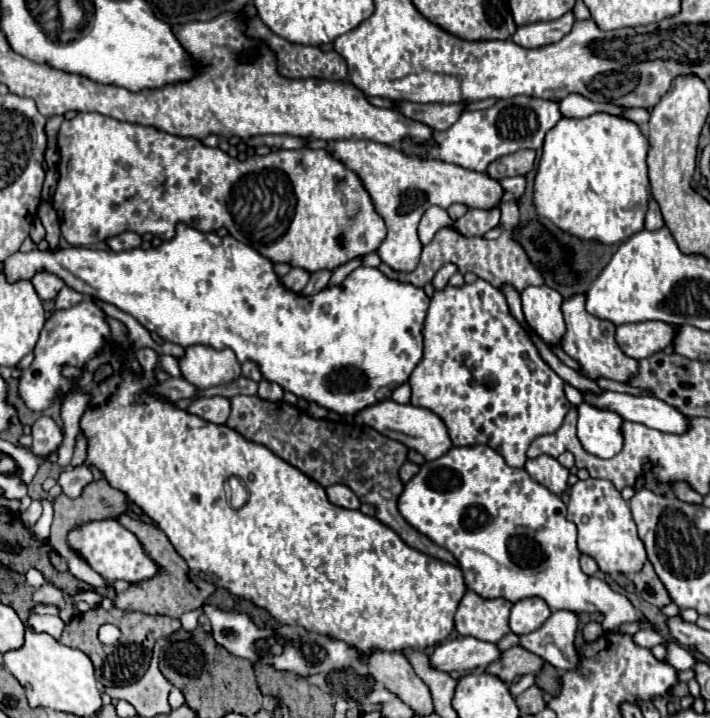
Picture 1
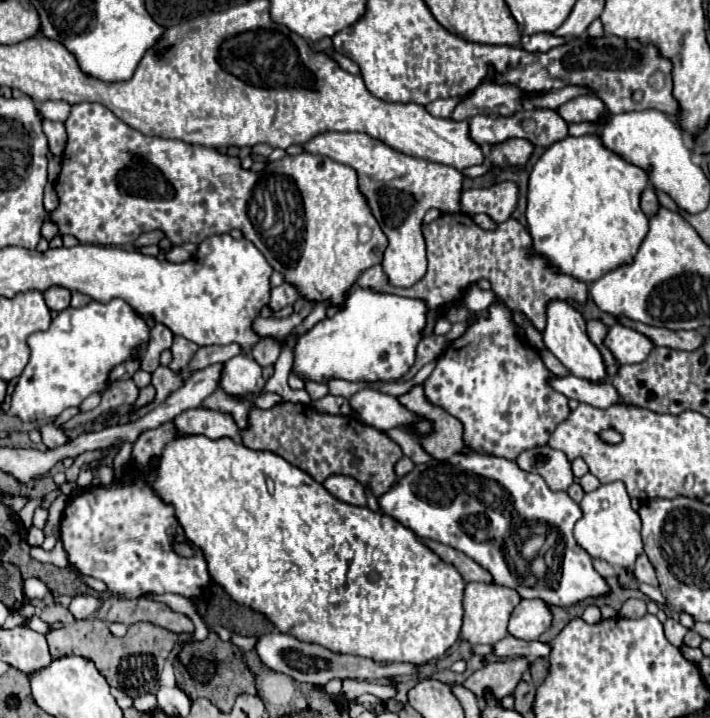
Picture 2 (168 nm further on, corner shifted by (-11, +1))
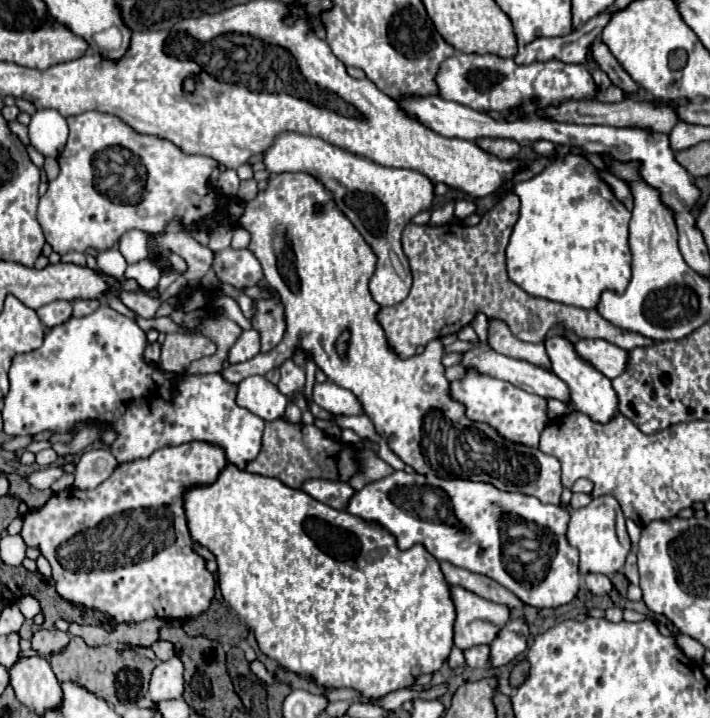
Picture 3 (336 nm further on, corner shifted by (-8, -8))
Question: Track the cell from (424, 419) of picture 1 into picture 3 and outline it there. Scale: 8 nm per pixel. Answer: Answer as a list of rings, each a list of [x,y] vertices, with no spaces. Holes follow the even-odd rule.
[[[332,381],[314,383],[312,401],[334,415],[360,415],[362,413],[362,405],[354,397],[354,393],[338,387]]]

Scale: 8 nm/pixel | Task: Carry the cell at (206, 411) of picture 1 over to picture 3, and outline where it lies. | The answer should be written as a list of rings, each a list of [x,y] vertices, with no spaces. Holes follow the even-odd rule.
[[[186,443],[180,447],[164,447],[154,451],[148,459],[138,459],[138,461],[128,461],[128,463],[120,463],[116,467],[116,471],[104,481],[100,483],[96,489],[76,489],[76,487],[68,487],[60,493],[54,493],[40,509],[28,509],[22,515],[22,531],[20,537],[24,539],[24,543],[28,547],[34,547],[40,551],[40,555],[44,555],[52,567],[52,579],[56,585],[56,591],[62,599],[66,599],[72,605],[80,605],[86,609],[98,609],[100,613],[106,615],[108,621],[112,623],[140,623],[146,619],[164,619],[164,621],[186,621],[192,617],[198,617],[200,613],[204,613],[210,607],[210,601],[214,599],[214,591],[216,591],[216,579],[214,575],[206,569],[206,559],[200,557],[198,553],[194,553],[194,541],[188,533],[188,525],[186,525],[186,513],[184,513],[184,493],[192,487],[204,487],[204,485],[212,485],[212,481],[216,481],[216,477],[220,475],[220,471],[226,467],[226,457],[224,451],[216,445],[208,445],[208,443]]]

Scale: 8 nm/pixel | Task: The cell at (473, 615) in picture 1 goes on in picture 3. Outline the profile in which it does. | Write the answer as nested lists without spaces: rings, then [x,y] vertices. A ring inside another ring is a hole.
[[[450,587],[450,593],[456,607],[454,645],[462,651],[474,645],[490,645],[510,619],[510,609],[482,599],[462,587]]]

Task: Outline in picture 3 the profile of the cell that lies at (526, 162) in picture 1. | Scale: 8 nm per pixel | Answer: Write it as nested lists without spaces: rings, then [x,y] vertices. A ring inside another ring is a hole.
[[[480,137],[476,139],[476,145],[500,159],[514,159],[520,151],[520,145],[512,139],[500,139],[500,137]]]

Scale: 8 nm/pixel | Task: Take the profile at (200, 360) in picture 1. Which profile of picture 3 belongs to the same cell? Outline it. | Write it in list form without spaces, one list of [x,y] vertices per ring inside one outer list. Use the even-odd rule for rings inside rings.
[[[262,375],[246,377],[238,383],[238,397],[236,403],[254,415],[262,417],[264,421],[274,421],[284,417],[288,397],[278,391],[276,385],[272,385]]]

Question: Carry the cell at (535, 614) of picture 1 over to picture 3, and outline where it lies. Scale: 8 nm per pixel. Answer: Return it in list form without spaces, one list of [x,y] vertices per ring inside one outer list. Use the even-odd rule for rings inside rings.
[[[524,619],[508,621],[508,625],[500,629],[496,641],[492,641],[490,645],[488,667],[492,669],[502,667],[512,659],[516,659],[526,649],[526,641],[528,641],[528,625],[524,623]]]

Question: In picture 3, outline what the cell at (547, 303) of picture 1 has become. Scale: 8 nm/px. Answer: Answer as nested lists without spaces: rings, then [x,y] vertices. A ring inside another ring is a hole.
[[[564,337],[548,339],[546,351],[552,361],[552,371],[568,385],[572,403],[578,411],[582,411],[584,415],[588,415],[596,423],[608,423],[608,421],[612,421],[612,417],[618,415],[618,397],[610,385],[610,379],[604,377],[600,371],[596,371],[590,363],[580,359],[568,339],[564,339]]]

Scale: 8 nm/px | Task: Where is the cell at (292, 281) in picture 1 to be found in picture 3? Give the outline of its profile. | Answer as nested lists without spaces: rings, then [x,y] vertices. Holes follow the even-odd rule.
[[[250,329],[250,331],[242,331],[240,339],[232,345],[230,353],[228,353],[228,361],[230,363],[242,363],[248,361],[252,357],[256,357],[260,353],[260,337],[258,331]]]

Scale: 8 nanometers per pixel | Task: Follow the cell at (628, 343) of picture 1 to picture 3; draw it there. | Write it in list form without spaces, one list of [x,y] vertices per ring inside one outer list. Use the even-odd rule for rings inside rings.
[[[580,339],[574,343],[576,353],[608,379],[618,377],[628,363],[628,353],[604,339]]]

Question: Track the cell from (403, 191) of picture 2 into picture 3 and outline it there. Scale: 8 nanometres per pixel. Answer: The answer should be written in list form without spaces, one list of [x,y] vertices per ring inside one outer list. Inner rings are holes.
[[[284,131],[274,137],[272,145],[264,151],[264,167],[270,173],[308,173],[332,193],[336,207],[352,221],[378,259],[374,275],[368,283],[370,295],[378,305],[396,305],[408,295],[408,289],[412,287],[412,275],[400,245],[400,233],[416,213],[430,209],[434,185],[428,181],[428,177],[412,169],[392,169],[378,165],[366,157],[326,143],[320,137],[300,135],[294,131]]]

